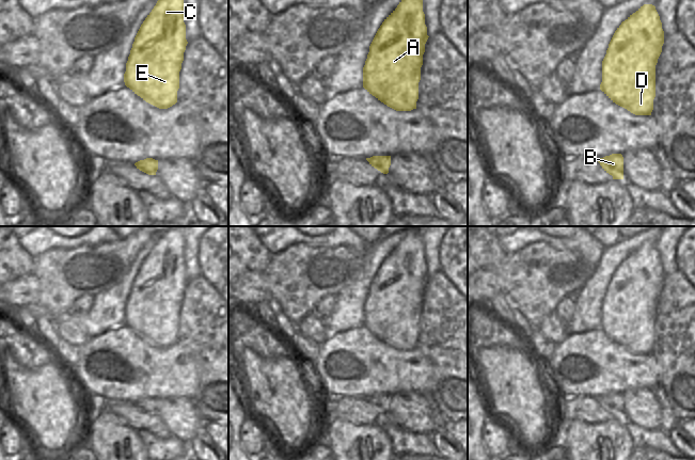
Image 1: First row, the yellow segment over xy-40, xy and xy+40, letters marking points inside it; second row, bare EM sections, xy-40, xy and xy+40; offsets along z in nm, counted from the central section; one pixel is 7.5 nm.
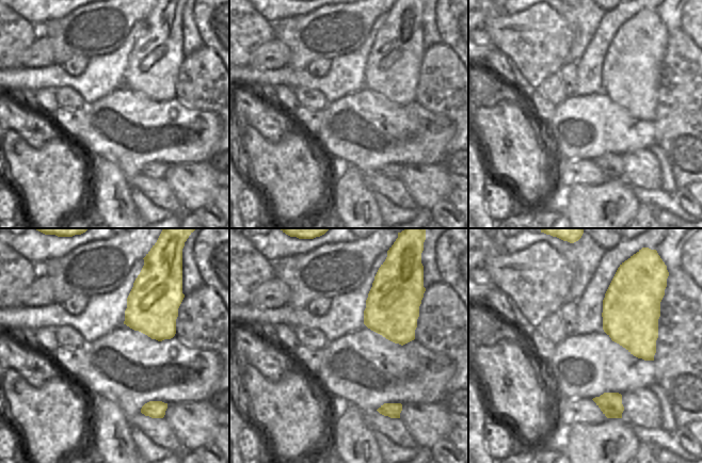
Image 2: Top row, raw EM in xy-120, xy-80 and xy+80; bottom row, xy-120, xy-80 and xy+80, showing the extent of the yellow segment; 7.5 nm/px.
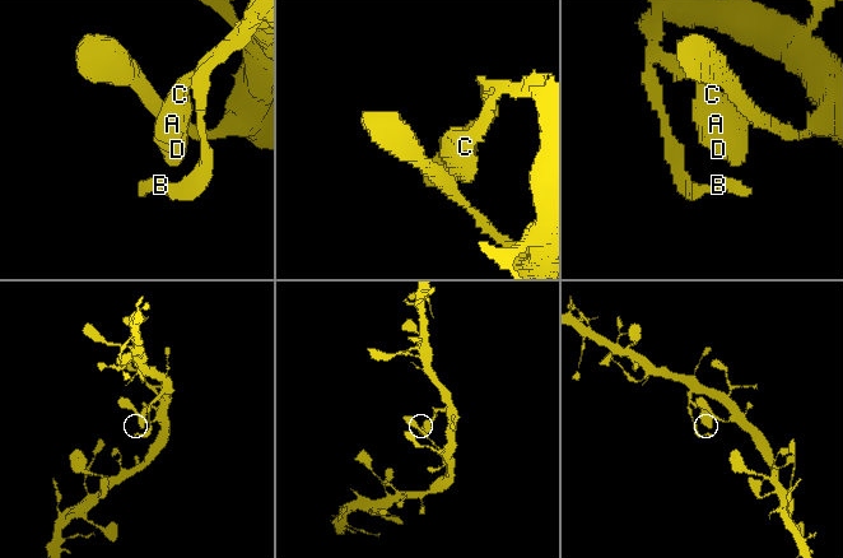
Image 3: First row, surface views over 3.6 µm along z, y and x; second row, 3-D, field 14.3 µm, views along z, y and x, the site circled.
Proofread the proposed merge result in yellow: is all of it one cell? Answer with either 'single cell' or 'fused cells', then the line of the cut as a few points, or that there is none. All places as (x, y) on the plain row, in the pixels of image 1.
single cell; cut none

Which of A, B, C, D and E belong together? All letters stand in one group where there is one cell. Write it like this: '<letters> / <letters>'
A B C D E

